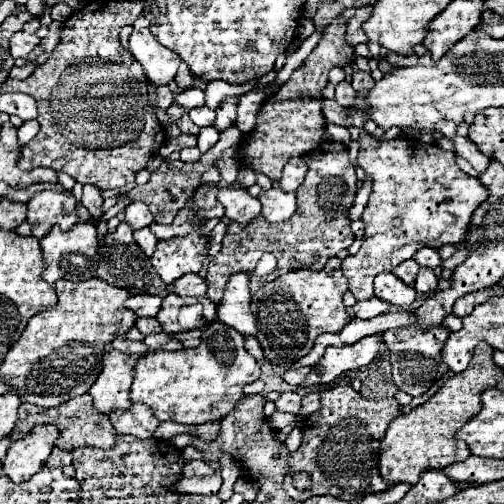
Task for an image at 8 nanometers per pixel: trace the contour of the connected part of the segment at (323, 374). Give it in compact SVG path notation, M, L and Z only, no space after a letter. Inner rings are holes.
M369 336L365 340L359 340L351 346L341 348L327 348L323 358L311 366L309 376L299 384L301 388L311 388L317 384L331 384L337 376L349 370L357 370L361 366L371 364L379 350L379 336Z

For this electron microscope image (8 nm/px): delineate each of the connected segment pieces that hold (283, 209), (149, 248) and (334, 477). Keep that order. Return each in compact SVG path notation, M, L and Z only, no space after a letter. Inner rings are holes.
M273 186L269 190L263 190L259 194L259 202L263 206L261 216L275 224L275 222L283 222L287 218L291 218L295 214L295 194L291 192L281 192L279 186Z
M149 228L135 230L135 232L133 232L133 238L135 238L135 242L139 244L139 248L145 252L145 256L151 256L151 254L153 254L155 244L157 244L157 238L153 236L153 232L151 232Z
M343 378L339 384L335 384L335 388L327 388L325 392L321 392L321 408L317 412L313 412L309 418L303 418L303 424L301 424L303 442L301 442L299 450L289 454L289 464L287 464L289 474L283 480L283 488L297 502L305 502L311 496L323 496L323 494L331 494L335 498L351 502L351 500L357 500L371 492L383 492L385 488L389 488L389 484L377 472L377 452L379 452L381 438L383 438L389 422L397 416L401 416L401 404L395 398L365 400L359 392L355 392L351 388L349 378ZM299 470L311 474L313 486L309 490L301 492L291 484L291 474L299 472Z

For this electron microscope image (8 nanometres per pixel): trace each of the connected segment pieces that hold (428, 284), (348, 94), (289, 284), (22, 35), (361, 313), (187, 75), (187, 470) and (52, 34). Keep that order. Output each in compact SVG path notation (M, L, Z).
M421 268L419 274L417 274L415 290L423 292L423 294L433 294L437 290L437 276L435 276L435 272L429 270L429 268Z
M343 80L343 82L339 82L335 86L335 102L339 106L349 104L349 100L353 100L353 96L355 96L355 90L353 90L353 86L347 80Z
M333 258L325 264L321 272L313 270L295 270L283 274L281 278L267 282L253 294L251 312L257 324L257 340L265 358L273 366L293 364L315 344L315 338L325 332L341 332L351 318L345 312L343 294L347 292L347 280L341 272L339 258Z
M15 32L11 36L11 42L9 42L9 52L13 58L27 58L33 48L39 44L39 38L35 34L29 34L29 32Z
M369 298L369 300L363 300L363 302L357 302L353 306L353 312L357 318L361 320L369 320L377 314L383 314L389 310L389 304L385 304L383 300L377 300L377 298Z
M181 62L181 66L179 66L179 72L175 76L175 82L177 82L177 86L181 90L187 90L187 88L193 86L193 76L191 76L191 72L189 72L189 68L187 68L185 62Z
M191 460L185 468L183 468L183 476L191 478L191 476L211 476L215 470L203 462L203 460Z
M53 21L49 26L49 32L40 42L44 52L51 53L60 42L61 28L63 23Z

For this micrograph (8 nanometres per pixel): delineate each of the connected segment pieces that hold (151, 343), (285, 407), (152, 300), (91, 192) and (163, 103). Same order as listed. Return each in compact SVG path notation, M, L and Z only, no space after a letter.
M165 332L145 336L143 342L149 346L149 350L181 350L181 348L183 348L183 344L181 344L177 338L169 336L169 334L165 334Z
M283 392L283 394L275 400L275 406L277 406L279 412L297 414L299 408L301 408L301 396L295 394L295 392Z
M137 294L137 296L131 296L125 306L129 310L133 310L139 318L141 316L157 316L157 312L161 310L161 298L157 296L151 296L151 294Z
M83 186L83 198L81 204L89 210L91 220L99 220L103 216L103 198L101 198L101 190L93 188L93 186Z
M157 86L155 94L157 94L157 106L161 110L167 110L173 104L173 94L171 94L169 86Z

